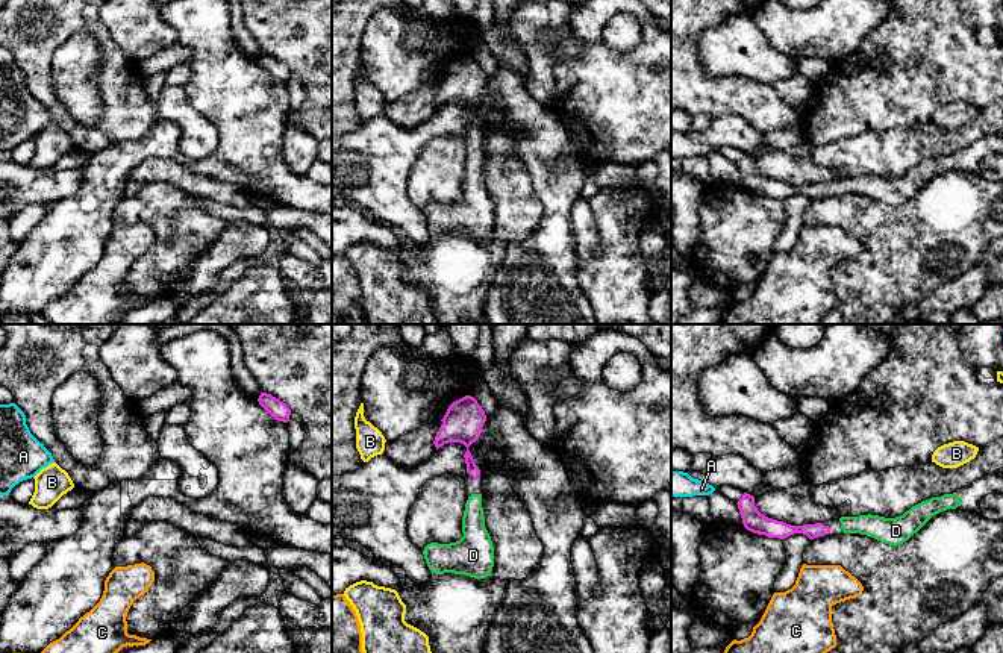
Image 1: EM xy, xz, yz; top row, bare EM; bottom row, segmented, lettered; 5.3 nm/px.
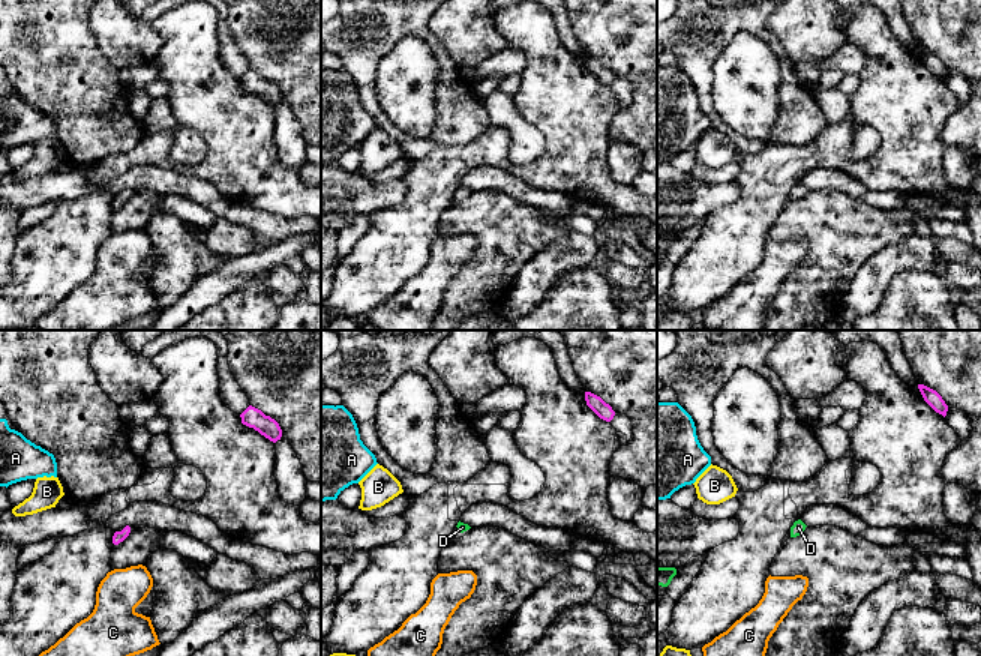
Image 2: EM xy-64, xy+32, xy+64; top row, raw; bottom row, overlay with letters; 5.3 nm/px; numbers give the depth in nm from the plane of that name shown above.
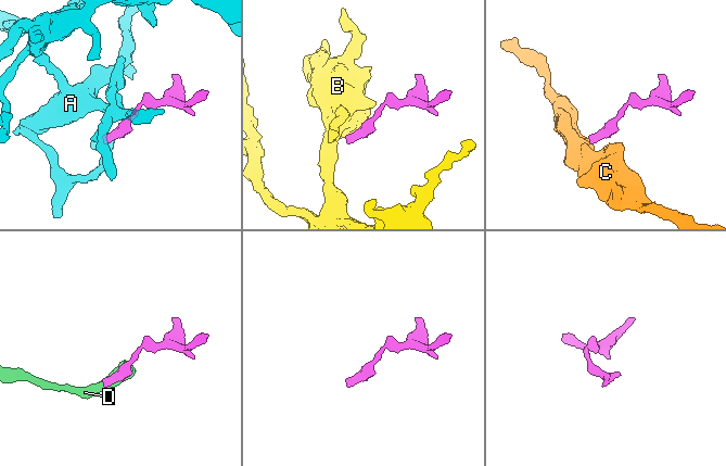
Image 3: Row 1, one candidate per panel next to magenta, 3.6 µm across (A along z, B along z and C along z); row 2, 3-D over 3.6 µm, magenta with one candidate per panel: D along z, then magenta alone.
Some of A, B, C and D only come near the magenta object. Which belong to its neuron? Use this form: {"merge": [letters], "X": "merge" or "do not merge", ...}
{"merge": ["D"], "A": "do not merge", "B": "do not merge", "C": "do not merge", "D": "merge"}

